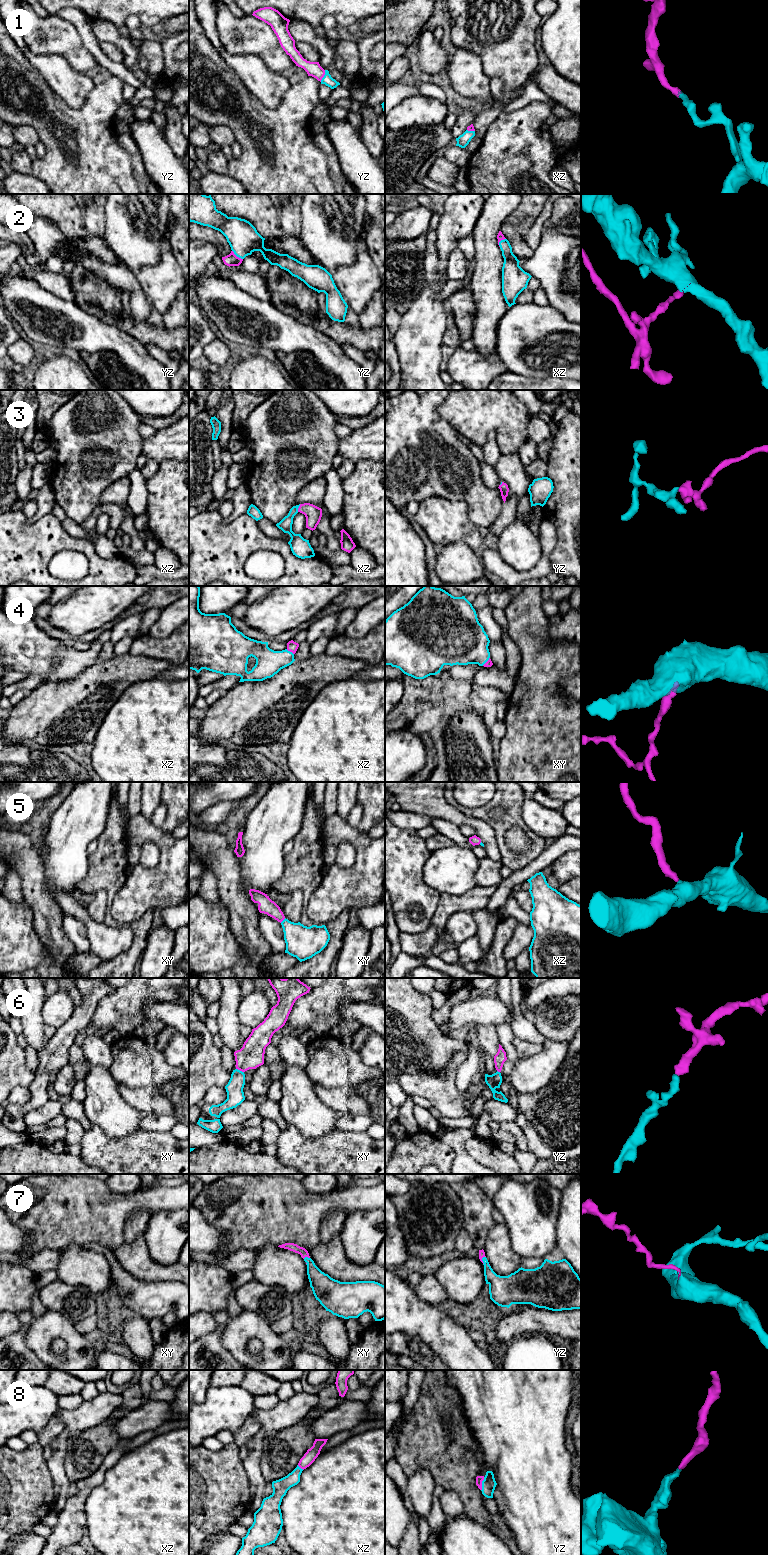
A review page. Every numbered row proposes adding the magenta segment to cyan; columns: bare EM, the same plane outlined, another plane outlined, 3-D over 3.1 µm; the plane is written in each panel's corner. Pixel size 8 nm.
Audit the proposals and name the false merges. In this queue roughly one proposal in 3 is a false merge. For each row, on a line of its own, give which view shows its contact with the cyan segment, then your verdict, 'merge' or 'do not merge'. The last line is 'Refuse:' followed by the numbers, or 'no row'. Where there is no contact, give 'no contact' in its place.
1: yz | merge
2: yz | merge
3: xz | merge
4: xz | merge
5: xy | merge
6: xy | merge
7: xy | merge
8: yz | merge
Refuse: no row

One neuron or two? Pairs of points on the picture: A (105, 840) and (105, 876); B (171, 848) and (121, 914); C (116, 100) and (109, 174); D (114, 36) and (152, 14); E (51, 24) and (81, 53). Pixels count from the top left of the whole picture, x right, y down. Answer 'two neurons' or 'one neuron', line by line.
A: one neuron
B: one neuron
C: one neuron
D: two neurons
E: one neuron

